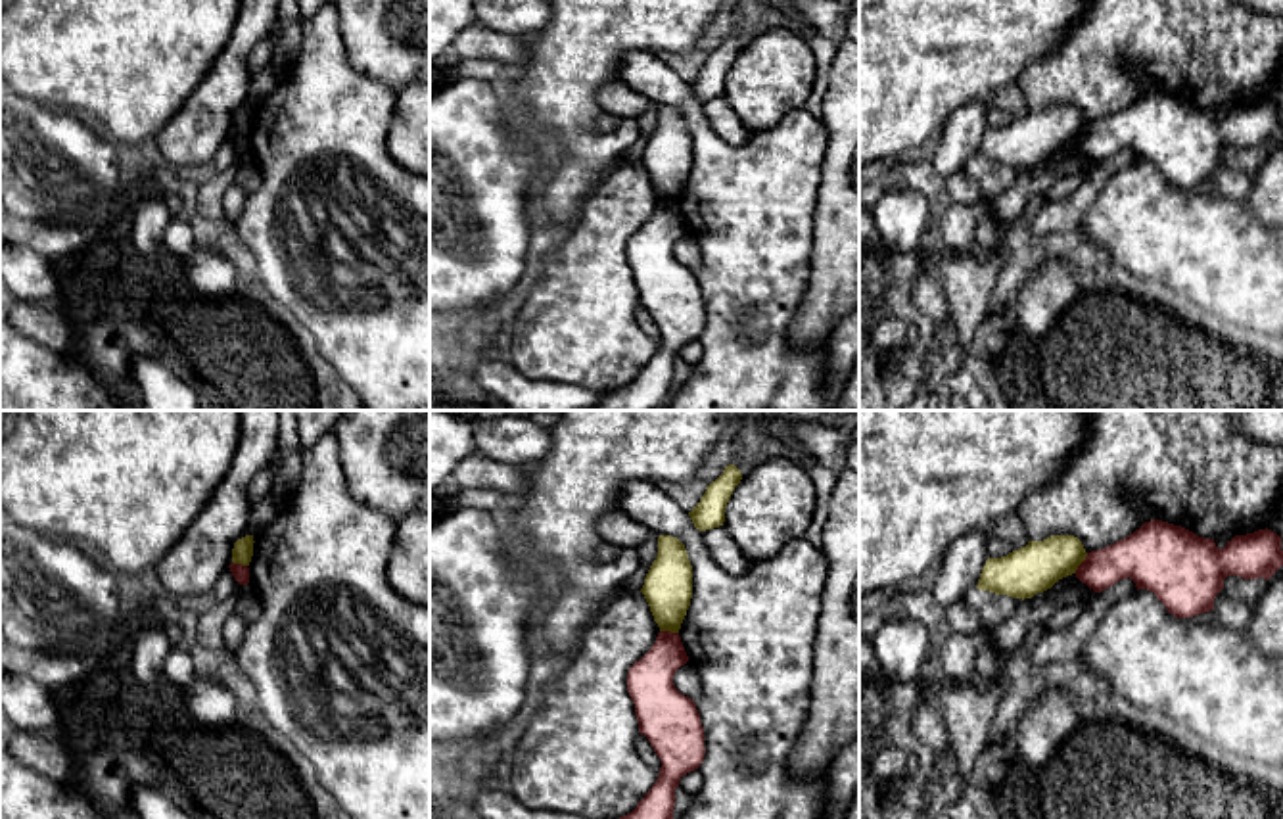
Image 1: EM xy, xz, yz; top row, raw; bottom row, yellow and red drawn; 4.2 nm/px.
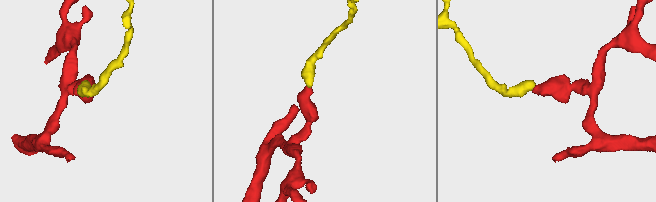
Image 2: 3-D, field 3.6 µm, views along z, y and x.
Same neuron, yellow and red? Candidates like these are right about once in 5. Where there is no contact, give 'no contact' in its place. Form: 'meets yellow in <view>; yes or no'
meets yellow in yz; no

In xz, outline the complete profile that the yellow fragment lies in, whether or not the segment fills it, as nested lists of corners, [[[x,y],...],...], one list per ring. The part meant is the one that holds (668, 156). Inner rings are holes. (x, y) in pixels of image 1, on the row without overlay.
[[[658,107],[658,127],[641,163],[660,201],[679,203],[692,169],[692,136],[685,115],[677,107]]]

